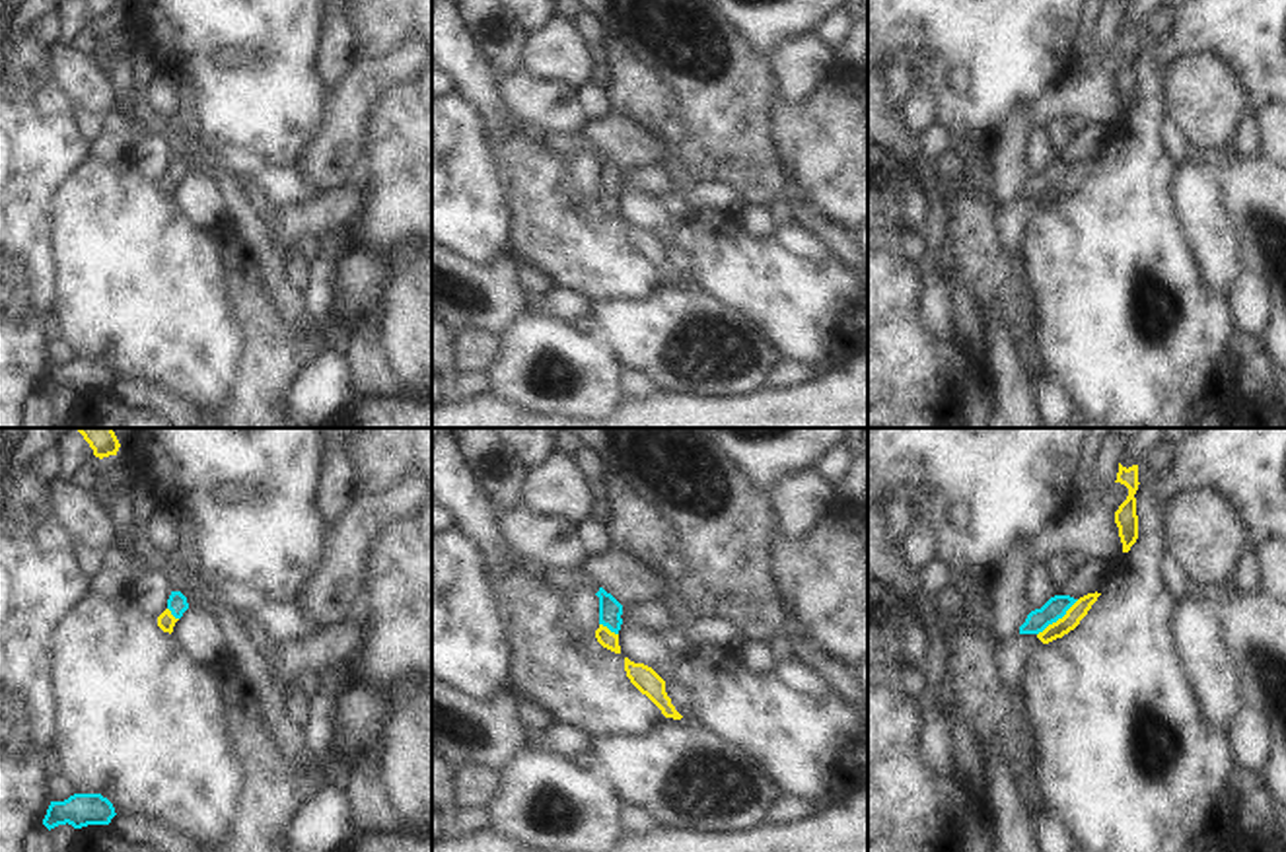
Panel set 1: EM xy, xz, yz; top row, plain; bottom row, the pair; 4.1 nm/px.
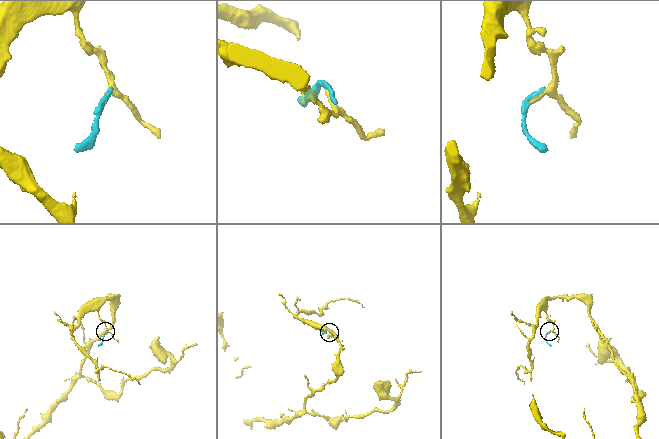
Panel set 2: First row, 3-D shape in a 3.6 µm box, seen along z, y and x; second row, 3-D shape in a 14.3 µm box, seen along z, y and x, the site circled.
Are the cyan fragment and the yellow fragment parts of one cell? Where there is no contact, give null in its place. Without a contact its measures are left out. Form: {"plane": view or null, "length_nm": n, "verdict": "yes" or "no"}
{"plane": "yz", "length_nm": 220, "verdict": "yes"}

